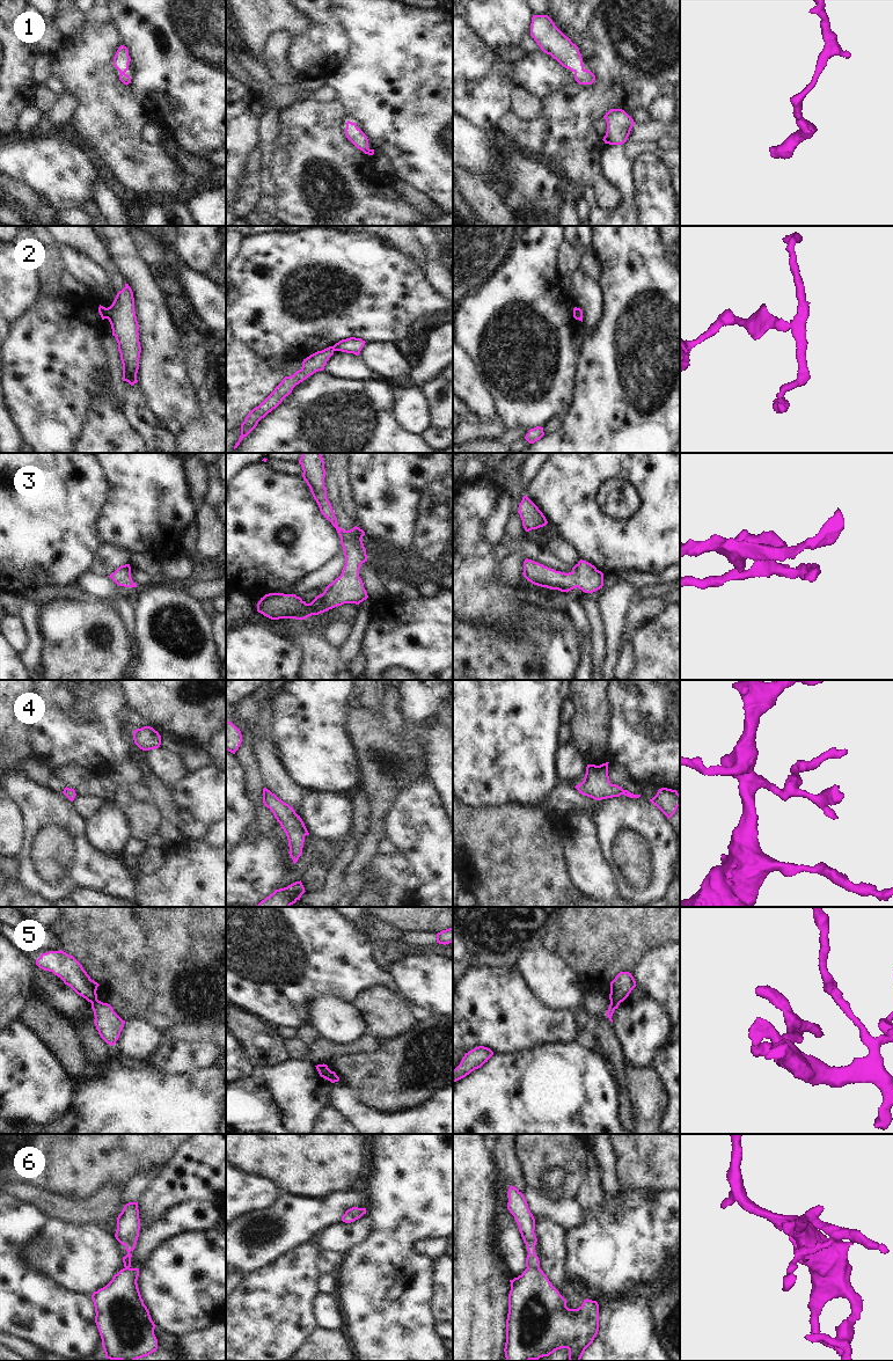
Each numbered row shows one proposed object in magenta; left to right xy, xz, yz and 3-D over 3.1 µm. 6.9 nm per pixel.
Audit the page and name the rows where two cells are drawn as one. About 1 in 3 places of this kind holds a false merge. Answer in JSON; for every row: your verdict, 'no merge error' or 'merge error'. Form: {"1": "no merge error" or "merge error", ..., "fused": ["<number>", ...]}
{"1": "no merge error", "2": "merge error", "3": "no merge error", "4": "no merge error", "5": "merge error", "6": "no merge error", "fused": ["2", "5"]}

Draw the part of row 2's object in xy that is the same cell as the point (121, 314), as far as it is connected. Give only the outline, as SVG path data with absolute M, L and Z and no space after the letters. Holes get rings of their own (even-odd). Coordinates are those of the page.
M129 284L119 291L105 312L112 329L112 336L118 343L118 351L123 364L123 381L131 386L138 382L139 358L141 346L139 342L139 324L134 312L133 292Z

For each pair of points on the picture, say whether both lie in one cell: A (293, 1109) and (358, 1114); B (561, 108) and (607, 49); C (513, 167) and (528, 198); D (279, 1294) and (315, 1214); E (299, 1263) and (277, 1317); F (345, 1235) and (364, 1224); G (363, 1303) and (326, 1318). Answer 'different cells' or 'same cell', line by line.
A: different cells
B: same cell
C: same cell
D: different cells
E: same cell
F: same cell
G: different cells

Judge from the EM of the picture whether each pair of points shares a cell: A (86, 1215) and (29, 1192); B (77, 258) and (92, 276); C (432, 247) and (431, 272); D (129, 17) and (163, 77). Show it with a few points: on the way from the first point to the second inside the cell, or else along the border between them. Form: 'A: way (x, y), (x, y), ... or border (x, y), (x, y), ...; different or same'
A: way (72, 1211), (55, 1207), (43, 1200); same
B: way (79, 263), (87, 271); same
C: way (433, 253), (433, 266); same
D: way (144, 33), (159, 48), (163, 55), (163, 61); same

